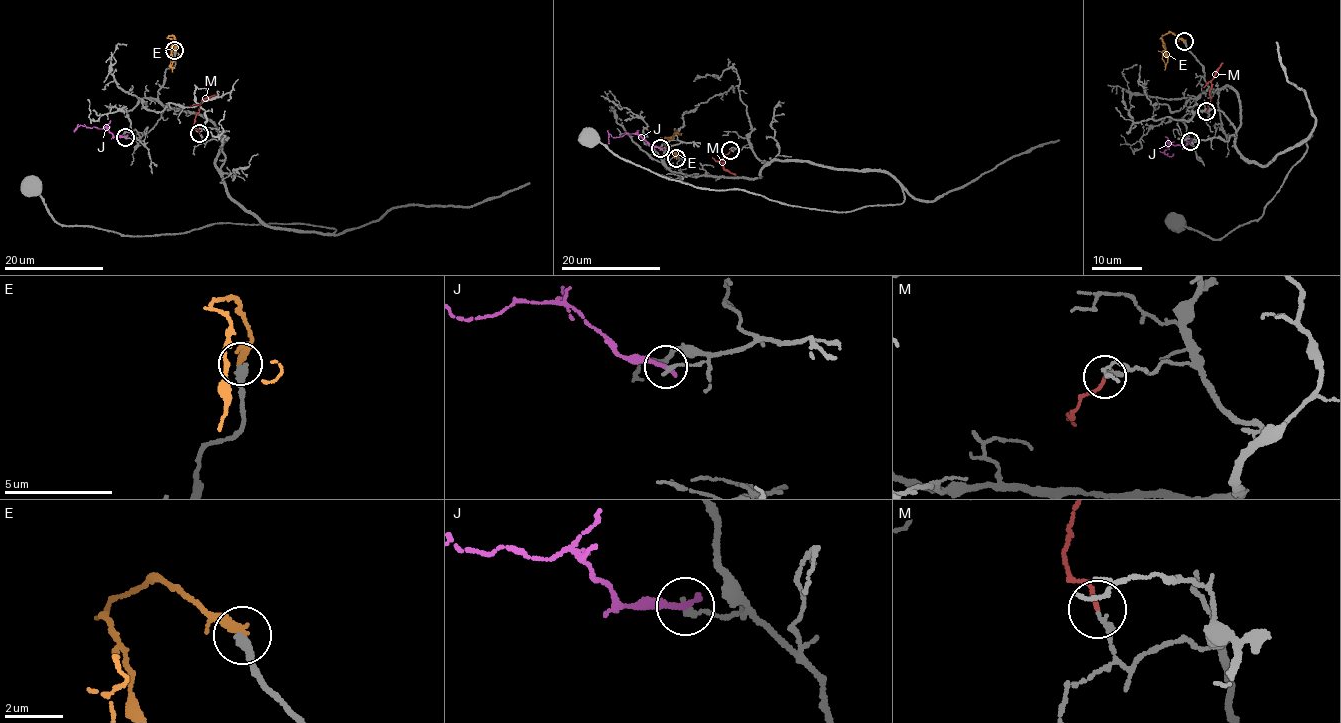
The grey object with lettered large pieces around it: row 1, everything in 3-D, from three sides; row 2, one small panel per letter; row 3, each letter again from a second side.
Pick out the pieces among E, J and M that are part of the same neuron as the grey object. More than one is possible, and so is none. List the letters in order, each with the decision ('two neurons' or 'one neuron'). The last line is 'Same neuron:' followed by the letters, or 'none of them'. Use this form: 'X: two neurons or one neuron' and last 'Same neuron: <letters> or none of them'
E: one neuron
J: two neurons
M: two neurons
Same neuron: E

